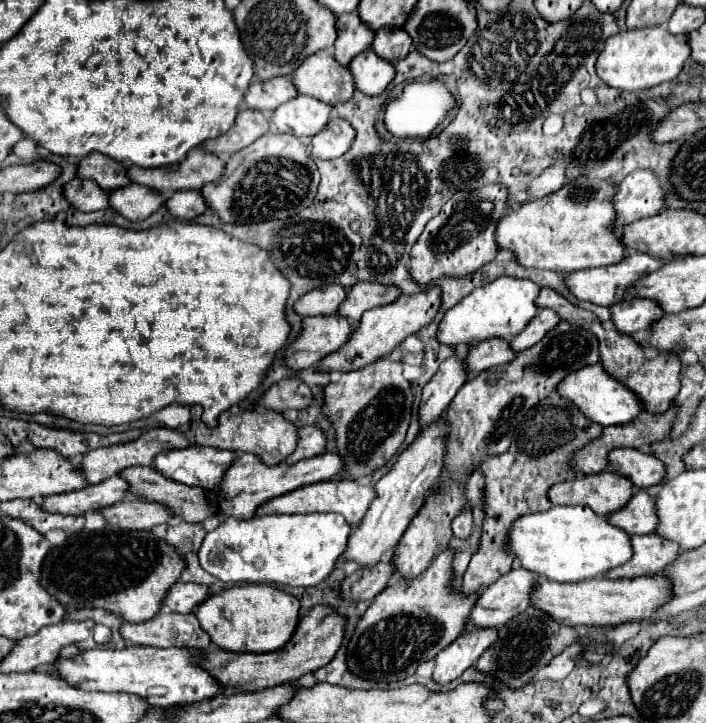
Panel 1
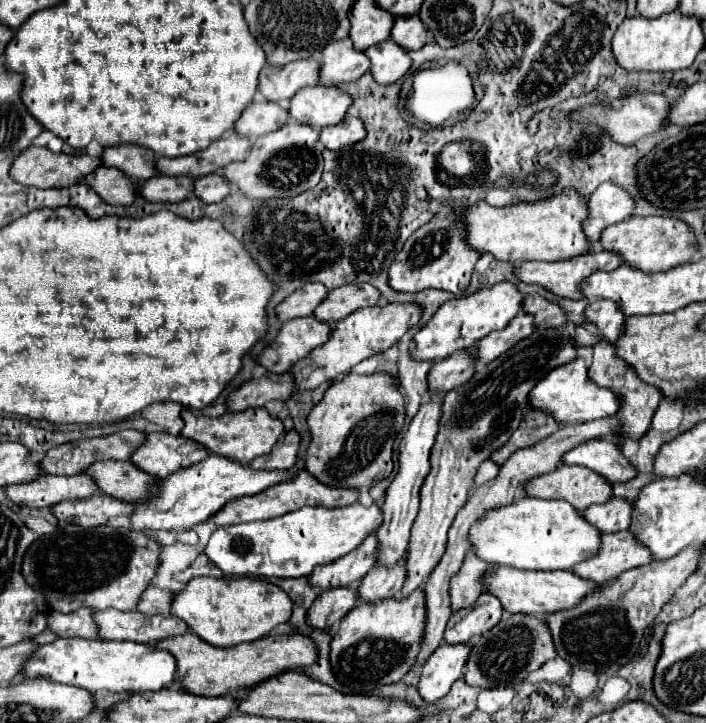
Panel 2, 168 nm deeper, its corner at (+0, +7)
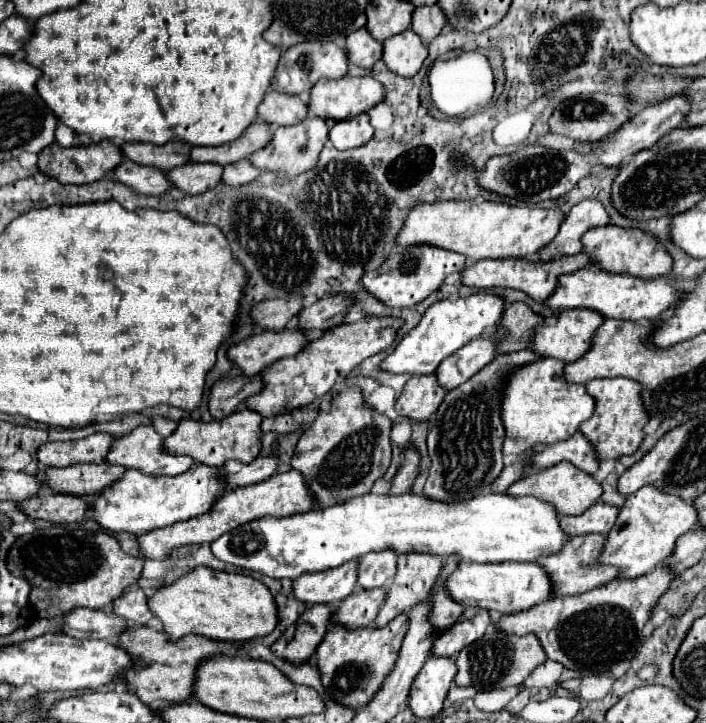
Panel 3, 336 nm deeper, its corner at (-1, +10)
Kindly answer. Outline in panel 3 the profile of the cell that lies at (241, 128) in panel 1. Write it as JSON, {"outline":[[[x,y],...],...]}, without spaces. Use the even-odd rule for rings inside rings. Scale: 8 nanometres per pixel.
{"outline":[[[270,90],[262,104],[258,106],[258,120],[278,128],[278,126],[292,126],[298,124],[308,116],[306,102],[302,102],[298,96],[288,96]]]}

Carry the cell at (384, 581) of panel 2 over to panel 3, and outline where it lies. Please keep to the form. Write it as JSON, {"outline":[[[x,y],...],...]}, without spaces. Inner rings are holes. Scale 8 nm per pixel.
{"outline":[[[360,588],[358,592],[354,592],[344,602],[338,604],[334,612],[334,622],[352,624],[352,628],[372,626],[384,600],[386,600],[384,588],[374,588],[374,590]]]}

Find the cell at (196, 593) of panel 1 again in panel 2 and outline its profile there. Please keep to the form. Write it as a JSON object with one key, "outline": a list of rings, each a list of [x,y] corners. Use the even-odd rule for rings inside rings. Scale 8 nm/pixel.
{"outline":[[[147,587],[137,603],[137,609],[143,615],[169,615],[171,601],[173,601],[173,591]]]}

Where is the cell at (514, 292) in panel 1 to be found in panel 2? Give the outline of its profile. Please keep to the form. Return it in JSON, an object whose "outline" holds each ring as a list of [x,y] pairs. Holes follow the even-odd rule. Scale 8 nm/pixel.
{"outline":[[[497,283],[489,289],[481,289],[473,295],[451,299],[451,301],[443,303],[435,311],[431,321],[427,321],[425,327],[415,333],[411,359],[433,363],[433,361],[453,355],[455,351],[471,349],[487,333],[505,329],[509,325],[509,321],[519,313],[521,301],[523,301],[523,295],[517,291],[517,287],[513,283]]]}

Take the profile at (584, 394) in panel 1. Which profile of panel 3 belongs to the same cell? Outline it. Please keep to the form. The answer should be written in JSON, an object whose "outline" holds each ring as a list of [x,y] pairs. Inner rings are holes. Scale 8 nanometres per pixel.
{"outline":[[[544,358],[534,364],[528,364],[526,368],[518,368],[506,386],[506,396],[502,398],[502,422],[506,424],[506,440],[504,440],[504,460],[514,462],[518,456],[524,456],[530,448],[534,446],[546,446],[554,444],[558,440],[568,440],[582,422],[586,422],[594,408],[596,408],[596,398],[586,392],[584,384],[572,384],[564,376],[564,366],[566,362],[558,358]]]}

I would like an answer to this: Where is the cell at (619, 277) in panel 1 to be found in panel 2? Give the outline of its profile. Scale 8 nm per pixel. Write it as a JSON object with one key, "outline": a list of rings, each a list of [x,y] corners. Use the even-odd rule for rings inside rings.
{"outline":[[[601,251],[601,253],[585,253],[573,259],[565,259],[565,261],[553,261],[553,263],[541,263],[541,261],[525,261],[515,265],[513,273],[519,281],[529,283],[529,285],[539,285],[545,287],[547,291],[559,295],[559,297],[567,297],[567,299],[581,299],[581,291],[579,291],[579,283],[581,279],[589,277],[593,271],[613,271],[615,267],[619,267],[623,261],[619,259],[617,253],[611,251]]]}

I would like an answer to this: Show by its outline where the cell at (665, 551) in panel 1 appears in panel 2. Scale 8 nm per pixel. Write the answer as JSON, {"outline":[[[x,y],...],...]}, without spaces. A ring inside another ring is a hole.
{"outline":[[[619,531],[611,535],[601,535],[601,551],[593,555],[593,559],[577,563],[577,567],[571,569],[581,579],[589,579],[595,585],[603,585],[619,577],[623,571],[647,565],[649,561],[649,549],[637,543],[633,533]]]}

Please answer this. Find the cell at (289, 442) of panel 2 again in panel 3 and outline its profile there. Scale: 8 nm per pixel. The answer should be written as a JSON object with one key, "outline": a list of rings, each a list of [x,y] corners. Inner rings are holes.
{"outline":[[[272,450],[272,454],[268,454],[264,458],[260,456],[260,458],[252,460],[250,464],[244,464],[240,460],[230,460],[222,468],[224,468],[224,474],[228,476],[230,488],[234,488],[234,486],[258,484],[262,480],[268,480],[272,474],[276,474],[278,462],[280,462],[278,450]]]}

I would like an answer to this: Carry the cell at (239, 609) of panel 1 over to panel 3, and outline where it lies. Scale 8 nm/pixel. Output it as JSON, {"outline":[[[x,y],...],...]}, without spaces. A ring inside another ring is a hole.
{"outline":[[[198,566],[174,584],[162,586],[150,596],[150,610],[164,624],[170,640],[178,640],[184,634],[198,634],[210,640],[244,642],[270,634],[278,624],[274,596],[262,582],[244,574],[216,572],[206,566]]]}

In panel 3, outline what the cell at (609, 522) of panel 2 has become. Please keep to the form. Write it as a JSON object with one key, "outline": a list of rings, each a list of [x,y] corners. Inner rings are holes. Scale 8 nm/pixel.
{"outline":[[[596,502],[580,516],[564,516],[562,528],[566,528],[568,536],[580,536],[580,534],[590,534],[590,532],[608,534],[610,528],[614,528],[618,520],[618,512],[620,510],[616,506]]]}

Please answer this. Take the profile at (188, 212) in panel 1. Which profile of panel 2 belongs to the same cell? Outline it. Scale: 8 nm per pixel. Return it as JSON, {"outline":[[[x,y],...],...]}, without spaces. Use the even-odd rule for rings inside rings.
{"outline":[[[221,171],[199,177],[195,183],[195,195],[199,199],[203,199],[205,203],[217,203],[221,199],[225,199],[231,191],[229,181],[225,179],[225,175],[221,175]]]}

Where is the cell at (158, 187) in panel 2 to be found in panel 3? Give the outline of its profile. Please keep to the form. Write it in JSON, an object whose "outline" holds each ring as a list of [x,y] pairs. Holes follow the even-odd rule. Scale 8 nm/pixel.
{"outline":[[[184,164],[166,172],[168,180],[190,196],[202,194],[220,182],[222,166],[218,164]]]}

